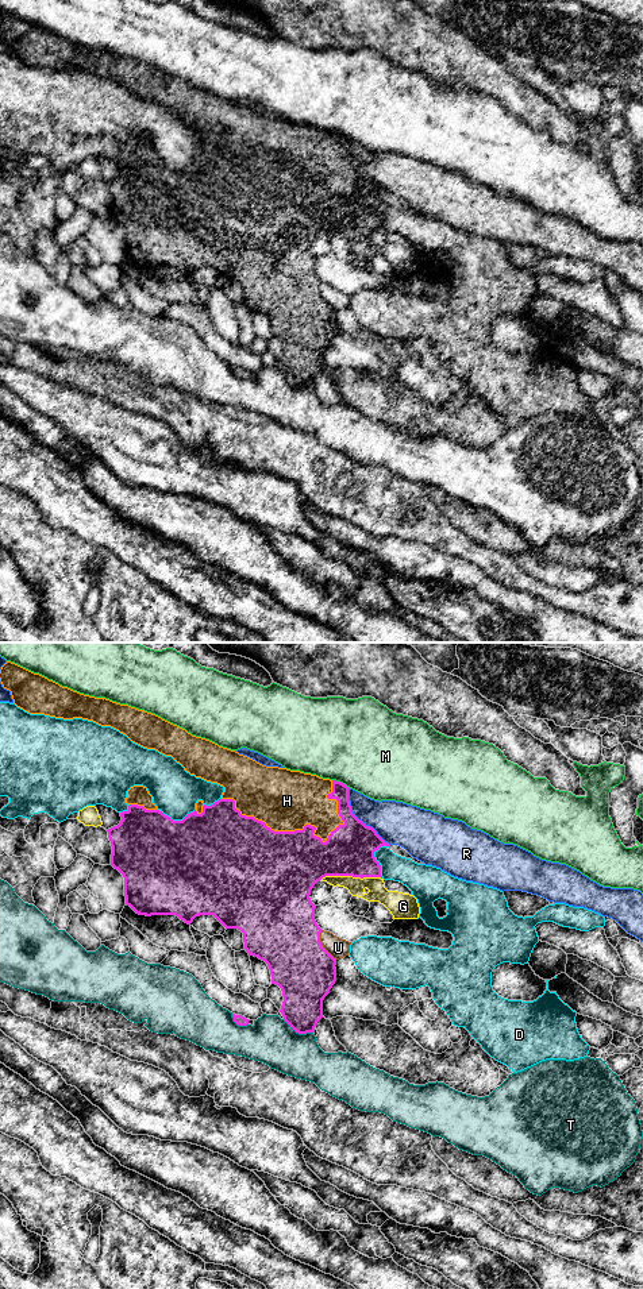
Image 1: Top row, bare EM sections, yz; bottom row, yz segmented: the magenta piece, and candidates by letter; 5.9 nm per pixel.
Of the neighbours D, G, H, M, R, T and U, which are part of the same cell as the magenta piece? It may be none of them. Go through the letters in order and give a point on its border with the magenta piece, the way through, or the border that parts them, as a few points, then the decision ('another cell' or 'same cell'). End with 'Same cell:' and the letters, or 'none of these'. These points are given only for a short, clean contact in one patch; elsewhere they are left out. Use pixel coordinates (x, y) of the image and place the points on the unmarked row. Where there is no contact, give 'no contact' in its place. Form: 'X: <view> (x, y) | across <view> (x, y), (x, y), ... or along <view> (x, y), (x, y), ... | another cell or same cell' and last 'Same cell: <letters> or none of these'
D: yz (374, 211) | another cell
G: yz (350, 227) | another cell
H: yz (285, 184) | same cell
M: yz (342, 135) | another cell
R: yz (357, 170) | another cell
T: yz (297, 384) | another cell
U: yz (322, 297) | another cell
Same cell: H

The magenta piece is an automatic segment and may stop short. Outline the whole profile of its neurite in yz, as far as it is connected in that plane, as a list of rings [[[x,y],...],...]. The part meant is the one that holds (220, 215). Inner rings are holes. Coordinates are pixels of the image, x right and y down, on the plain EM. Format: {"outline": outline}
{"outline": [[[7,13],[0,22],[0,34],[11,43],[14,55],[30,66],[55,70],[82,70],[101,78],[111,78],[126,86],[132,94],[172,108],[186,124],[224,139],[222,150],[211,158],[197,153],[196,162],[182,173],[173,173],[153,155],[143,138],[127,143],[128,162],[120,165],[118,178],[108,181],[112,198],[111,217],[124,229],[126,256],[139,267],[176,267],[190,277],[196,269],[213,267],[226,281],[243,285],[249,308],[265,313],[270,321],[272,336],[281,340],[284,354],[280,364],[284,373],[299,386],[315,385],[323,368],[323,352],[336,333],[336,310],[322,297],[322,281],[315,273],[315,260],[309,247],[313,238],[326,228],[381,229],[381,217],[374,204],[389,198],[377,184],[366,178],[351,163],[346,136],[316,127],[266,119],[235,103],[192,88],[185,81],[161,69],[120,57],[105,50],[80,46],[68,39]]]}

